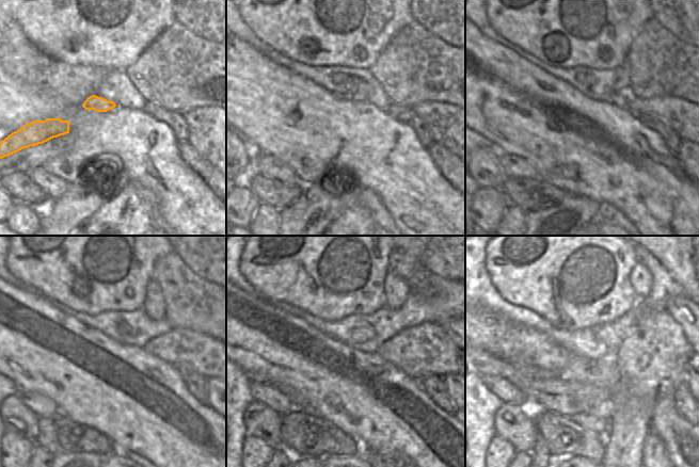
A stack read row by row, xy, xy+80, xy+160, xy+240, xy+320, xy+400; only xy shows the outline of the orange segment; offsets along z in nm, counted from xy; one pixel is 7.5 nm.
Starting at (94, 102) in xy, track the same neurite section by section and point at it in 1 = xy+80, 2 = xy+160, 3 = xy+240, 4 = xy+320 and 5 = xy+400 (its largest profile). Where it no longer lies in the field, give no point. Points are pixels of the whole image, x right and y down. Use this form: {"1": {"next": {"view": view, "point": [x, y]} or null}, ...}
{"1": {"next": {"view": "xy+80", "point": [361, 94]}}, "2": {"next": {"view": "xy+160", "point": [622, 84]}}, "3": {"next": {"view": "xy+240", "point": [154, 305]}}, "4": {"next": {"view": "xy+320", "point": [396, 288]}}, "5": {"next": {"view": "xy+400", "point": [640, 278]}}}

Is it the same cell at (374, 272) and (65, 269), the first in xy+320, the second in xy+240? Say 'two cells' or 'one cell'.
one cell

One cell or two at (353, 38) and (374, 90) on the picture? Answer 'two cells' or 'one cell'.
two cells

